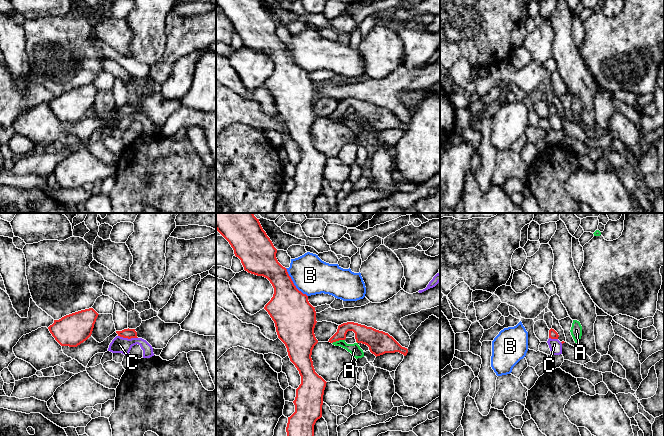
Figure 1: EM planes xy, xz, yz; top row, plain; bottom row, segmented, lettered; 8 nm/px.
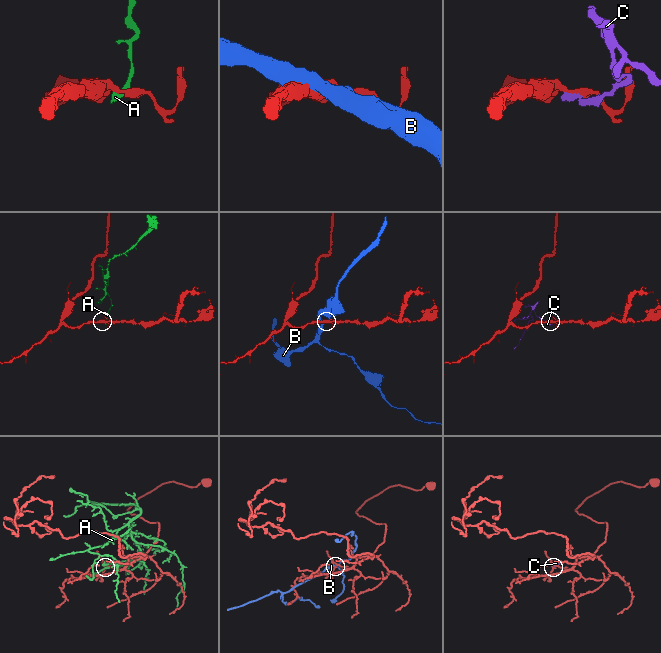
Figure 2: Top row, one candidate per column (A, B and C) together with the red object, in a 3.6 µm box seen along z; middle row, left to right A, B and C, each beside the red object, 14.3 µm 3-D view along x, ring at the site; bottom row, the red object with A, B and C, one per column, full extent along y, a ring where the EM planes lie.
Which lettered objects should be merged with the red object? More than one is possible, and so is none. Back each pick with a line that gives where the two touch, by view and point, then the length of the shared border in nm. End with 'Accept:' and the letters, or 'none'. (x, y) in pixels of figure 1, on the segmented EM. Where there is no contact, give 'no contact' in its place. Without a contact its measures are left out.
Accept: none

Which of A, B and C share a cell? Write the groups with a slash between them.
A / B / C

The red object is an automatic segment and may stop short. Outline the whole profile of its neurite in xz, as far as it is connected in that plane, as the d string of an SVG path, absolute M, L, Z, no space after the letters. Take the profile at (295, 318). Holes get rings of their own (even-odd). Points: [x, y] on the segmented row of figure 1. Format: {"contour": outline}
{"contour": "M216 213L216 230L229 242L234 254L248 273L267 278L274 288L271 300L264 309L275 323L278 338L285 344L290 361L301 376L293 401L295 412L288 417L287 436L314 436L314 425L322 417L323 395L326 381L314 369L312 350L318 343L314 334L316 311L308 296L294 285L287 269L276 258L277 249L253 213Z"}

